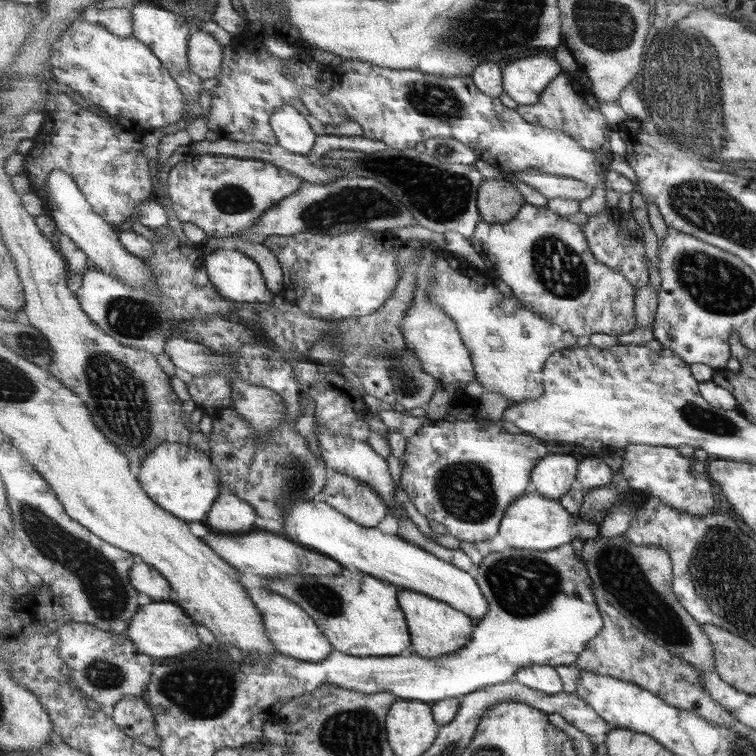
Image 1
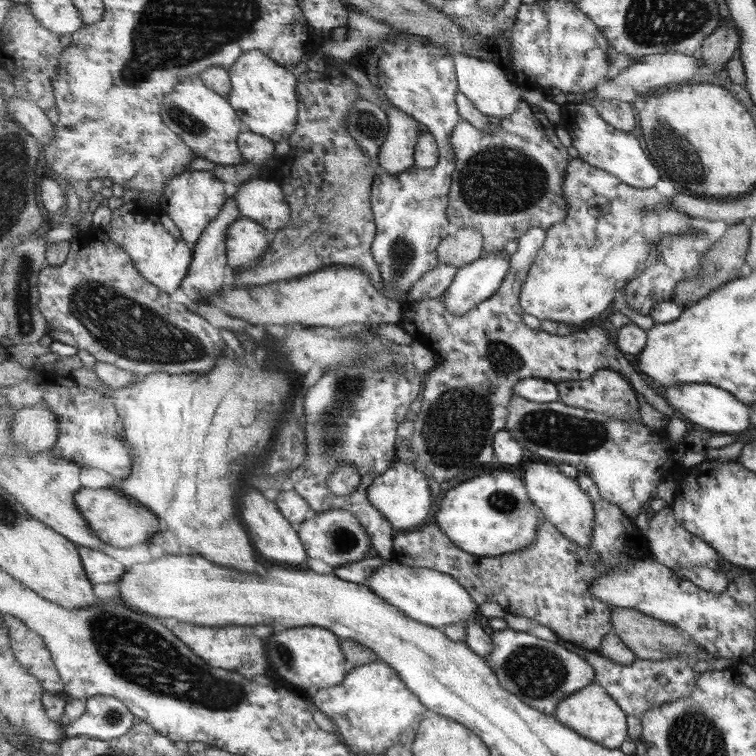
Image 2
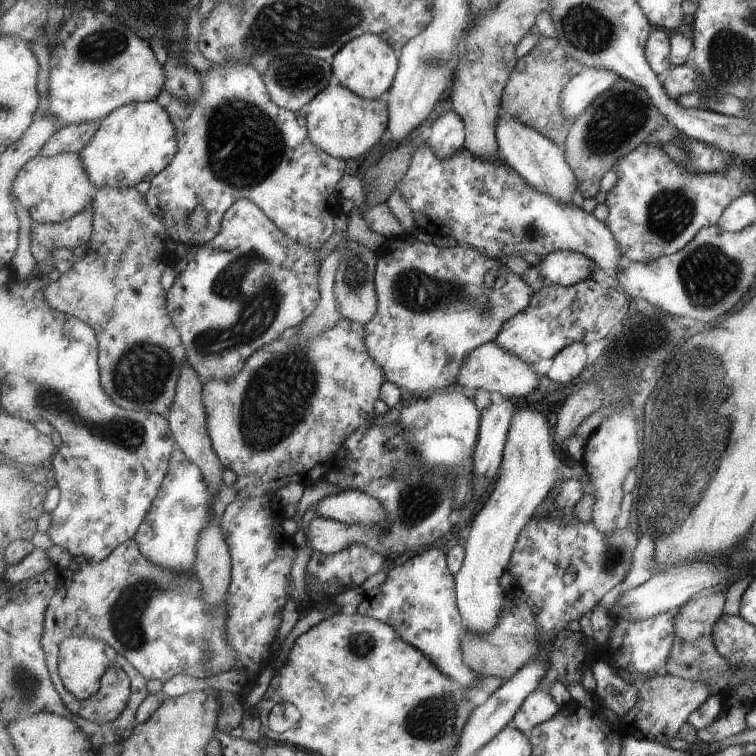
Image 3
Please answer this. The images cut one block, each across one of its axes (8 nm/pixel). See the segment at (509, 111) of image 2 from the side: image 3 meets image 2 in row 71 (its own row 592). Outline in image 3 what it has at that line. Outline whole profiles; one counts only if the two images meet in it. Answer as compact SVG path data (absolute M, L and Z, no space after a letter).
M523 405L513 416L498 476L467 531L463 568L454 574L464 628L477 632L491 632L499 624L508 593L499 586L499 578L511 564L521 532L536 516L545 498L561 480L572 478L591 482L585 463L568 464L563 457L557 456L556 448L551 444L547 416Z

